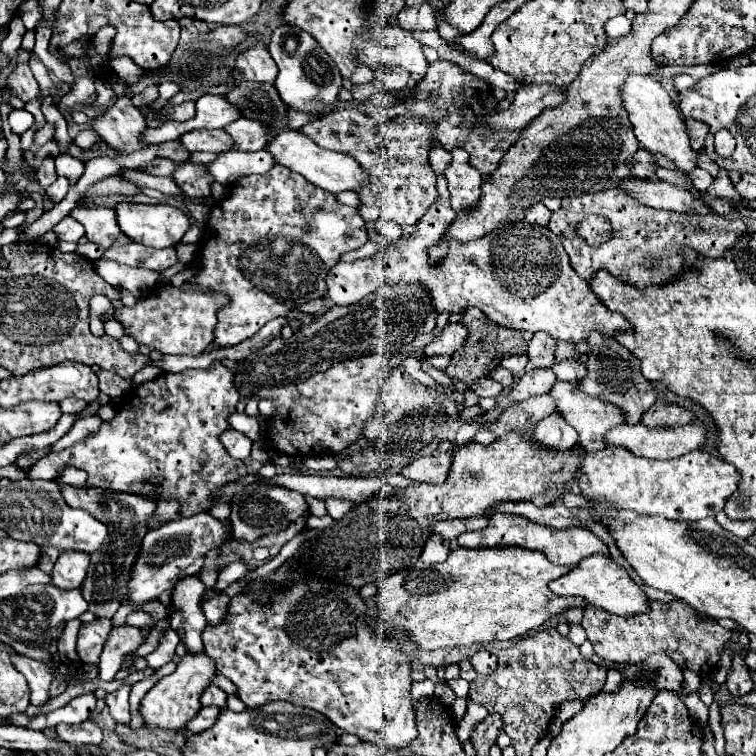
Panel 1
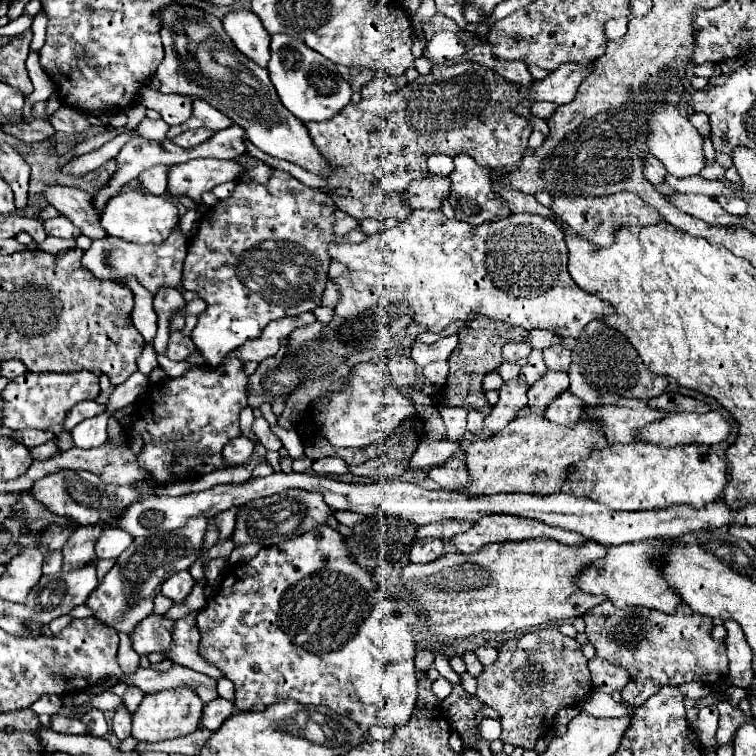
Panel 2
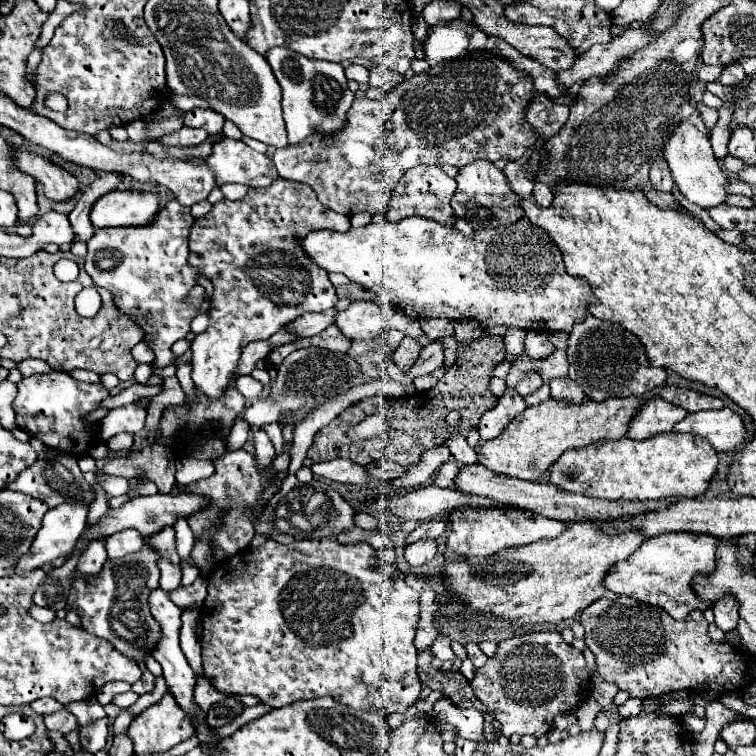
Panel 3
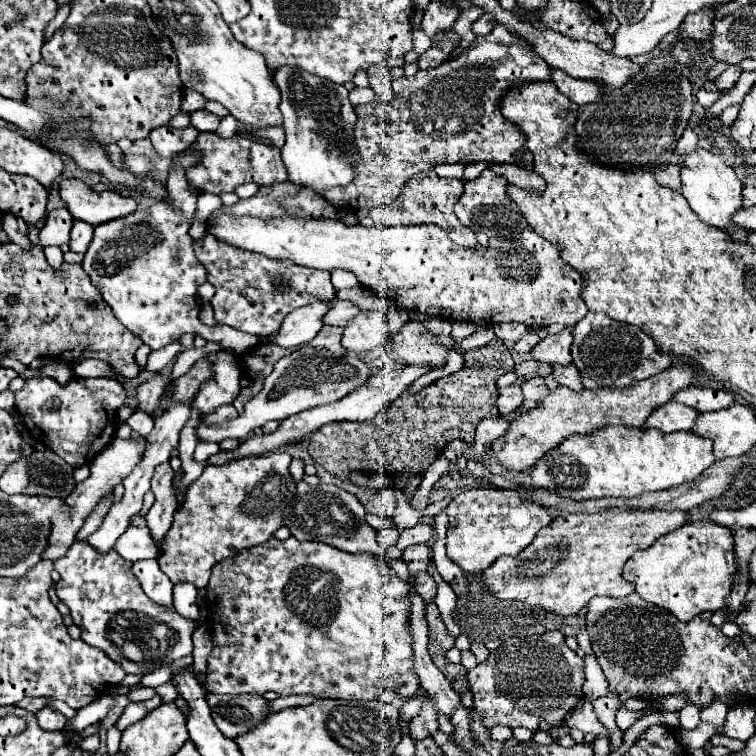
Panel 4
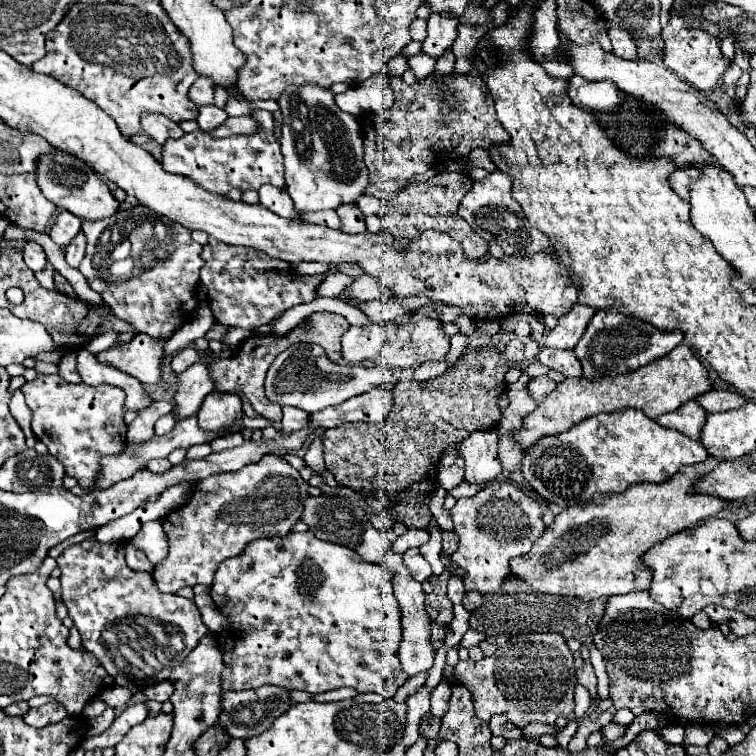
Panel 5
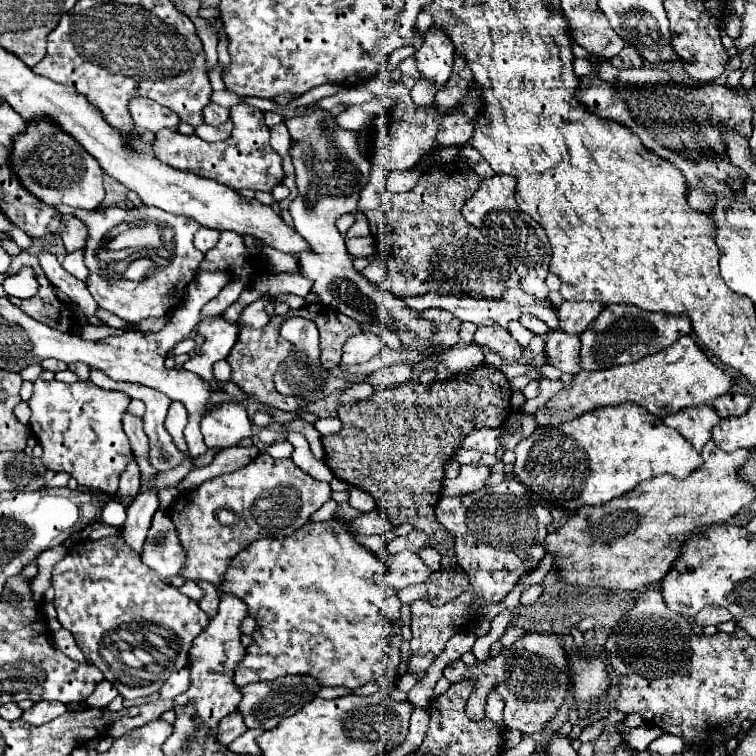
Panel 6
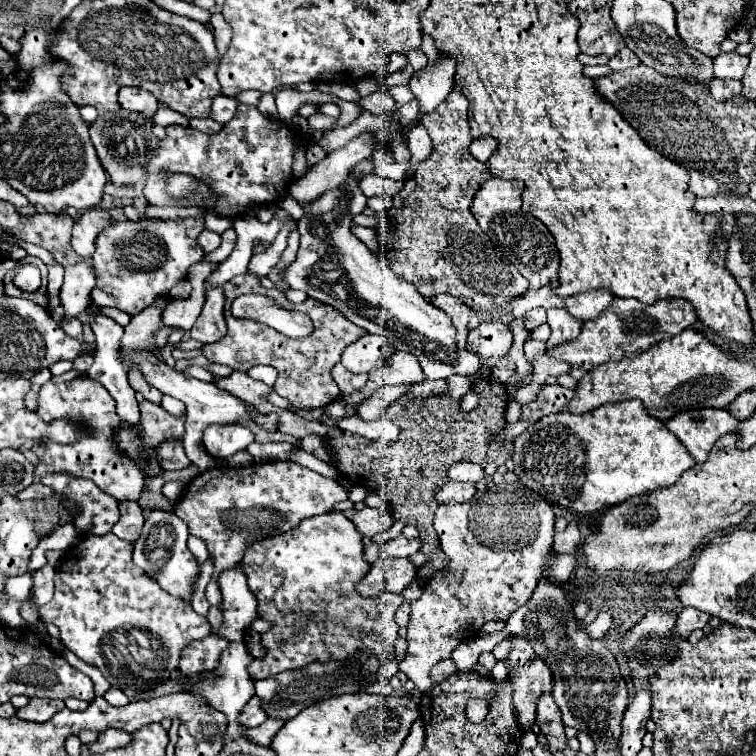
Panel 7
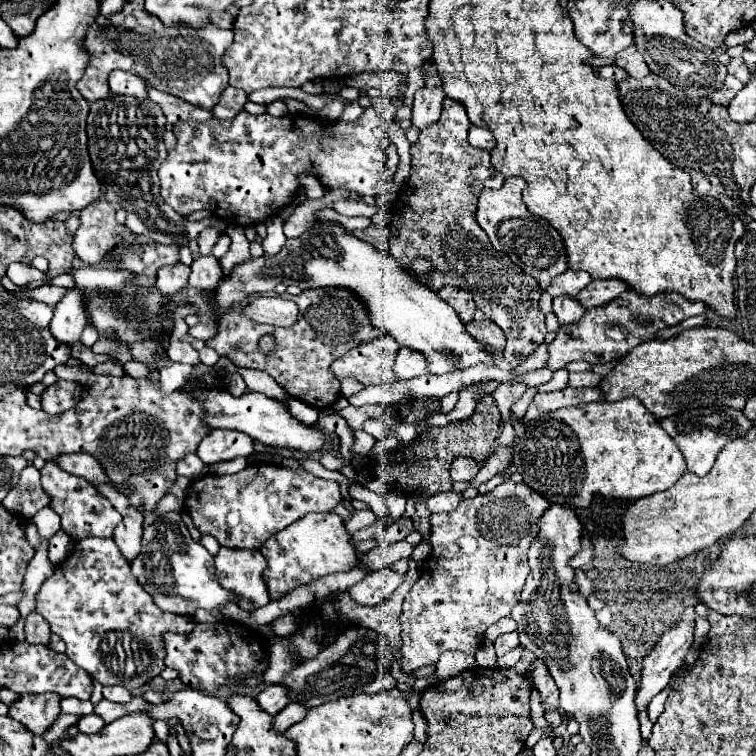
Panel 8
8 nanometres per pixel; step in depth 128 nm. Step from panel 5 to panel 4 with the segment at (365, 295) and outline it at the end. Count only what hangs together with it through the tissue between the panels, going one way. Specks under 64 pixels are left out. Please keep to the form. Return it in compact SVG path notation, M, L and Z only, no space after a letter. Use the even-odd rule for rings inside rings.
M320 300L320 302L308 304L300 310L292 310L292 314L288 314L288 318L284 318L274 342L284 348L308 344L320 332L324 314L332 308L334 308L334 300L328 300L328 302Z

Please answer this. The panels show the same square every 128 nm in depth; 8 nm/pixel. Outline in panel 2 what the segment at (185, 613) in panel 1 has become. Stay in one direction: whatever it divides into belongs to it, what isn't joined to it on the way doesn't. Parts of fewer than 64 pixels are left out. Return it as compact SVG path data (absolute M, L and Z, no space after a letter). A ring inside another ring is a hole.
M188 570L174 572L174 574L164 582L162 594L168 596L168 598L172 598L174 602L182 602L182 600L188 596L188 592L192 590L192 586L194 586L194 578L190 576ZM186 616L182 620L176 620L172 648L169 648L164 654L152 653L148 655L148 659L151 664L156 664L168 657L176 664L198 670L210 678L222 678L222 674L218 670L214 670L214 666L208 666L200 658L198 642L200 642L200 632L196 628L196 616Z

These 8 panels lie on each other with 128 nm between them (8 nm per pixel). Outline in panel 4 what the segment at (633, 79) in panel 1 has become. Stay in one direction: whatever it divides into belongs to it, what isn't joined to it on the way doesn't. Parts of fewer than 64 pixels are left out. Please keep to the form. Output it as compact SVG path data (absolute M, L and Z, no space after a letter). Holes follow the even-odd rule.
M698 148L682 160L680 176L682 176L682 196L688 200L694 214L704 224L722 230L732 242L746 244L750 230L734 222L734 214L742 208L742 182L738 180L734 168L728 166L720 154Z

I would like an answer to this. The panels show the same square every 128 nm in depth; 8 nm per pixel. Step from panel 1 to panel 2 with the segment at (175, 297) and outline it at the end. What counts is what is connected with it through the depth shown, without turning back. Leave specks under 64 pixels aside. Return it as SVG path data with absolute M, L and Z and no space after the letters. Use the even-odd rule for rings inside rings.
M194 298L192 302L188 302L188 306L186 308L182 308L182 310L178 310L178 314L202 314L206 310L206 302L202 300L202 298ZM170 332L170 340L168 340L168 352L166 356L174 362L178 360L186 360L196 351L196 346L191 338L180 334L180 332Z

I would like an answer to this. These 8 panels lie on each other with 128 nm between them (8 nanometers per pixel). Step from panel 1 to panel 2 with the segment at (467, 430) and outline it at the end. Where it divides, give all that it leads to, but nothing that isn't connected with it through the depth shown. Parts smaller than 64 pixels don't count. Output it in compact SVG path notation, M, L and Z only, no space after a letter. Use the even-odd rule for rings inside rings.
M424 438L424 442L420 442L418 450L412 454L408 466L410 466L412 470L426 472L426 470L430 470L430 468L442 464L444 460L452 458L456 450L458 450L458 444L454 444L454 442Z

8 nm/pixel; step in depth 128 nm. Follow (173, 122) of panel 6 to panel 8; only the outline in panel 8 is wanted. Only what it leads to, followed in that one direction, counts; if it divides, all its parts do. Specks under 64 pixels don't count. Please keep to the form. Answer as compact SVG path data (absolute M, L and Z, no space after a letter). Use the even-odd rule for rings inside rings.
M112 70L108 76L110 82L110 90L116 94L124 94L124 96L134 96L134 98L148 98L146 94L146 84L140 76L132 74L132 72L124 72L124 70Z

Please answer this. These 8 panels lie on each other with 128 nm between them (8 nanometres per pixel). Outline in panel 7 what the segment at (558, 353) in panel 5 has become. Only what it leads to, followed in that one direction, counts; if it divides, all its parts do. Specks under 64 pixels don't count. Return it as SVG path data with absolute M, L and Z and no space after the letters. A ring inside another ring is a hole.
M550 308L548 326L552 328L548 346L556 346L560 342L568 342L568 340L576 338L576 334L580 334L582 322L578 318L574 318L566 308Z

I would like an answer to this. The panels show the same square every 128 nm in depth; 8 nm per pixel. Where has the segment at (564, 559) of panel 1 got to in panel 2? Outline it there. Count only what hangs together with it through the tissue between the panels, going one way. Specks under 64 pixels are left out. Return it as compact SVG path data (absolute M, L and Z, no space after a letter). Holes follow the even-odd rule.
M492 514L492 516L484 516L478 522L472 524L472 528L468 532L462 532L458 536L452 538L452 544L458 548L458 552L470 554L476 550L482 550L484 546L492 544L492 542L506 542L506 540L530 540L530 538L552 538L552 540L564 540L564 544L568 546L576 546L586 542L582 534L564 530L564 528L556 528L556 526L548 526L546 522L540 520L532 520L532 518L516 518L516 516L504 516L504 514Z

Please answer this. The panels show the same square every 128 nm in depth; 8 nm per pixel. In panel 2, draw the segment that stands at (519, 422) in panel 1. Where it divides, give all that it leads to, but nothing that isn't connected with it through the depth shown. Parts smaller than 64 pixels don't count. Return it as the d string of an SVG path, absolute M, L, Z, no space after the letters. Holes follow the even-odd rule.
M546 370L546 374L534 386L530 386L530 408L542 416L548 402L552 402L552 398L556 398L556 394L564 392L566 388L568 388L566 372Z

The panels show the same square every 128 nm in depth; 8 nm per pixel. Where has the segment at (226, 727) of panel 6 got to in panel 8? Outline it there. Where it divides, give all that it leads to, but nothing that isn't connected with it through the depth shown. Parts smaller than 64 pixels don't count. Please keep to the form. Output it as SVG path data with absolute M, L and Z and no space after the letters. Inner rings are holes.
M270 684L258 694L258 704L272 716L278 714L284 706L288 706L288 702L290 702L290 688L282 684Z

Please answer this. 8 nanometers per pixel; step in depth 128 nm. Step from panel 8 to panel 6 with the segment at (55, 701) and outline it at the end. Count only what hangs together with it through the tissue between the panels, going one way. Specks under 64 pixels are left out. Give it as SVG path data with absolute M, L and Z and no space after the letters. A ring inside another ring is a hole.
M36 702L30 710L26 710L22 714L22 720L26 720L28 724L34 724L34 726L40 726L40 724L46 724L46 722L58 718L64 712L66 712L66 706L60 702Z

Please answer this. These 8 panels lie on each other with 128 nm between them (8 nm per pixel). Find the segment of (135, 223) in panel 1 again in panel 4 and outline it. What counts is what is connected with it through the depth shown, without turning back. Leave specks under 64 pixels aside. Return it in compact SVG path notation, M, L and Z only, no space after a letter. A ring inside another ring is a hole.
M62 178L58 182L58 194L76 220L88 222L92 226L128 216L138 206L134 198L120 196L118 192L96 192L80 178Z

